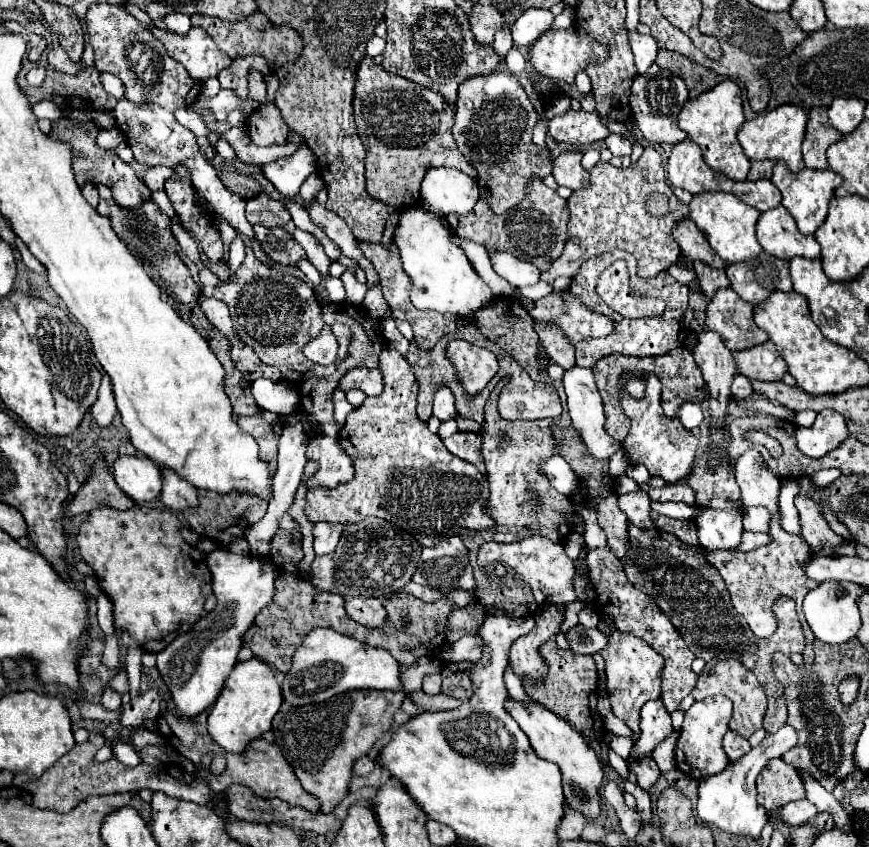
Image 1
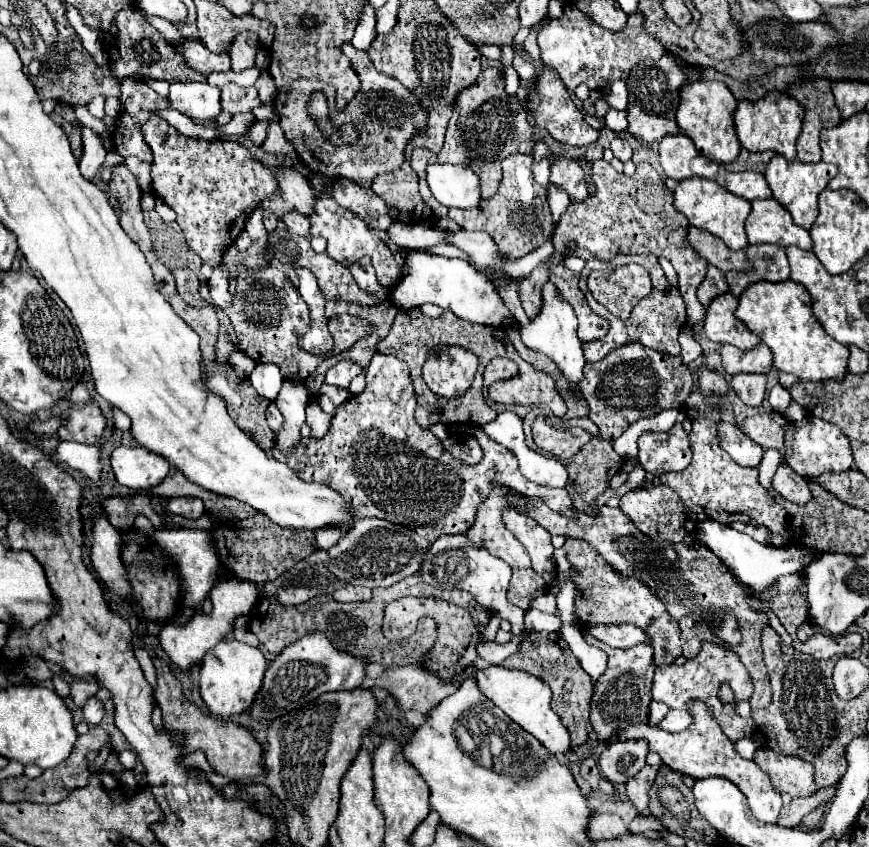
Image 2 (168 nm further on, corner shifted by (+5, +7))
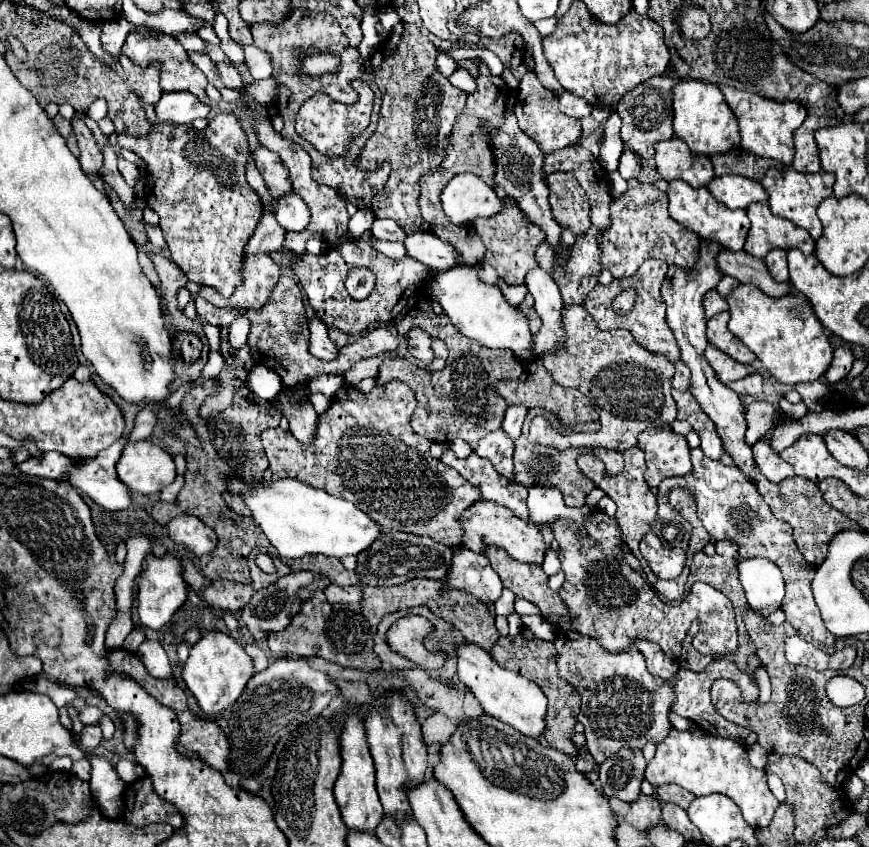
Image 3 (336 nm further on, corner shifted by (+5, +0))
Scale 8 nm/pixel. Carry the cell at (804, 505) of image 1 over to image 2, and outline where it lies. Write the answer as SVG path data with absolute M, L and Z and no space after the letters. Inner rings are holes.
M780 464L774 478L772 478L772 488L786 500L796 502L796 504L806 504L810 500L810 490L808 484L802 476L798 476L788 464Z

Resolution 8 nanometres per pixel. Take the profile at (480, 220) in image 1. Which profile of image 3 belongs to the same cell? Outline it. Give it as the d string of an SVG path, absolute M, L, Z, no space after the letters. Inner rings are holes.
M502 195L502 199L504 199L504 209L500 213L496 213L494 217L476 219L474 229L486 245L484 263L490 263L496 269L496 273L500 275L500 279L504 279L506 283L518 285L524 281L526 273L530 269L534 269L534 265L536 265L534 251L546 239L546 231L540 229L538 225L534 225L532 221L528 221L512 197Z

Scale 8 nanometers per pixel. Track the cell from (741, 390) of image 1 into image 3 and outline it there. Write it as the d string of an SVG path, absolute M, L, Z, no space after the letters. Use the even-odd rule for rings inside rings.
M754 373L754 375L748 375L740 381L734 381L734 383L730 383L730 389L734 389L738 395L758 397L762 393L762 375Z

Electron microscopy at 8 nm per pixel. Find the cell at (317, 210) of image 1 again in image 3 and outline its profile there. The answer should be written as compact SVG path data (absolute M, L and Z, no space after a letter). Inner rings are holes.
M260 147L256 151L252 151L254 159L256 159L256 167L264 177L264 183L272 195L272 203L276 203L280 197L294 193L290 177L288 177L288 169L282 163L280 157L276 157L276 153Z

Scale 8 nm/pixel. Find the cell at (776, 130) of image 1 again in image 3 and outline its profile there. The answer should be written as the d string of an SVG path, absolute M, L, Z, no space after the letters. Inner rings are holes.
M722 85L720 89L726 97L726 103L730 105L730 109L734 111L734 115L738 119L740 135L742 135L742 149L748 153L754 153L758 157L776 159L776 161L784 163L786 167L790 167L792 159L794 159L792 135L802 125L802 121L806 119L806 109L794 101L778 103L774 99L764 99L756 93L732 89L730 85Z

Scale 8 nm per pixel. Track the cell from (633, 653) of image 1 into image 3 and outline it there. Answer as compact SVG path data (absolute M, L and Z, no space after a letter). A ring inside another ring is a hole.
M572 631L558 633L556 649L560 673L576 685L582 697L580 723L586 727L586 745L596 763L602 763L622 747L642 749L650 739L660 743L672 731L668 721L672 691L664 679L650 675L644 655L638 649L630 647L620 653L610 653L592 637L580 637Z

